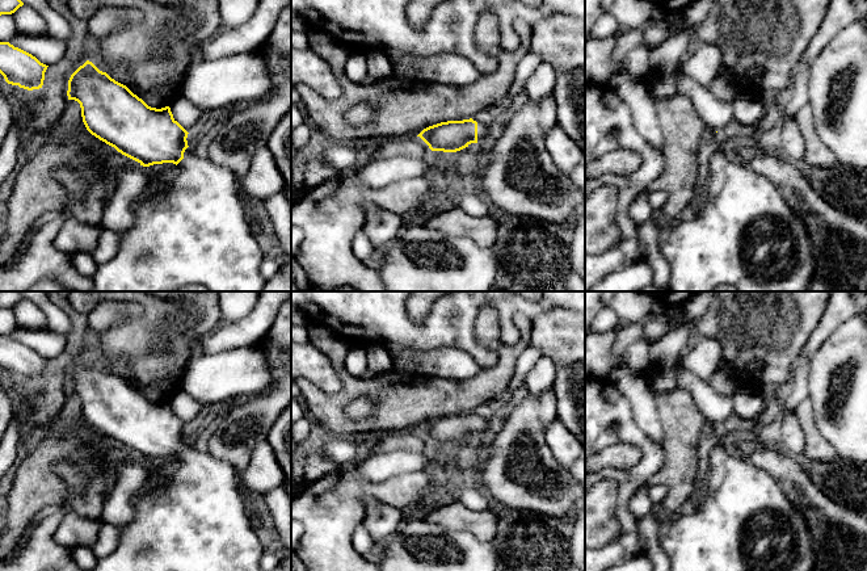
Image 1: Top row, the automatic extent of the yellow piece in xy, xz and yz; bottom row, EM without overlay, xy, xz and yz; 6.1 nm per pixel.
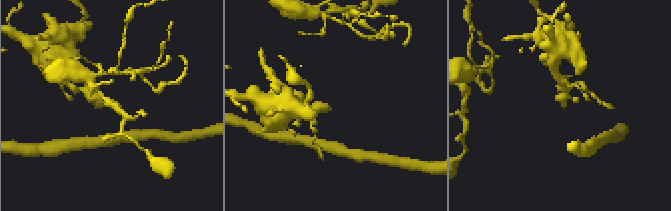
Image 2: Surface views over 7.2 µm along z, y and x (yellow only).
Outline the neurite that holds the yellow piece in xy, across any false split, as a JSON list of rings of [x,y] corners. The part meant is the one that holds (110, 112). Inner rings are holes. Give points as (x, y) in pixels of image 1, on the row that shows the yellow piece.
[[[87,60],[68,80],[68,100],[80,104],[87,130],[114,147],[122,155],[143,167],[173,163],[176,171],[165,180],[152,184],[136,206],[132,227],[119,232],[121,244],[117,255],[104,264],[97,264],[91,277],[89,291],[177,291],[186,285],[201,285],[210,291],[262,291],[266,280],[260,265],[268,255],[265,242],[257,238],[245,217],[237,194],[236,175],[214,164],[210,159],[197,156],[188,146],[188,131],[173,118],[169,106],[156,109],[148,106],[126,85],[100,71]]]

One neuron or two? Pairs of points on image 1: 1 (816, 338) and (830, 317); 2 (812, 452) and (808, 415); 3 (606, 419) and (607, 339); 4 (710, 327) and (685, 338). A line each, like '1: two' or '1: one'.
1: one
2: one
3: two
4: two

